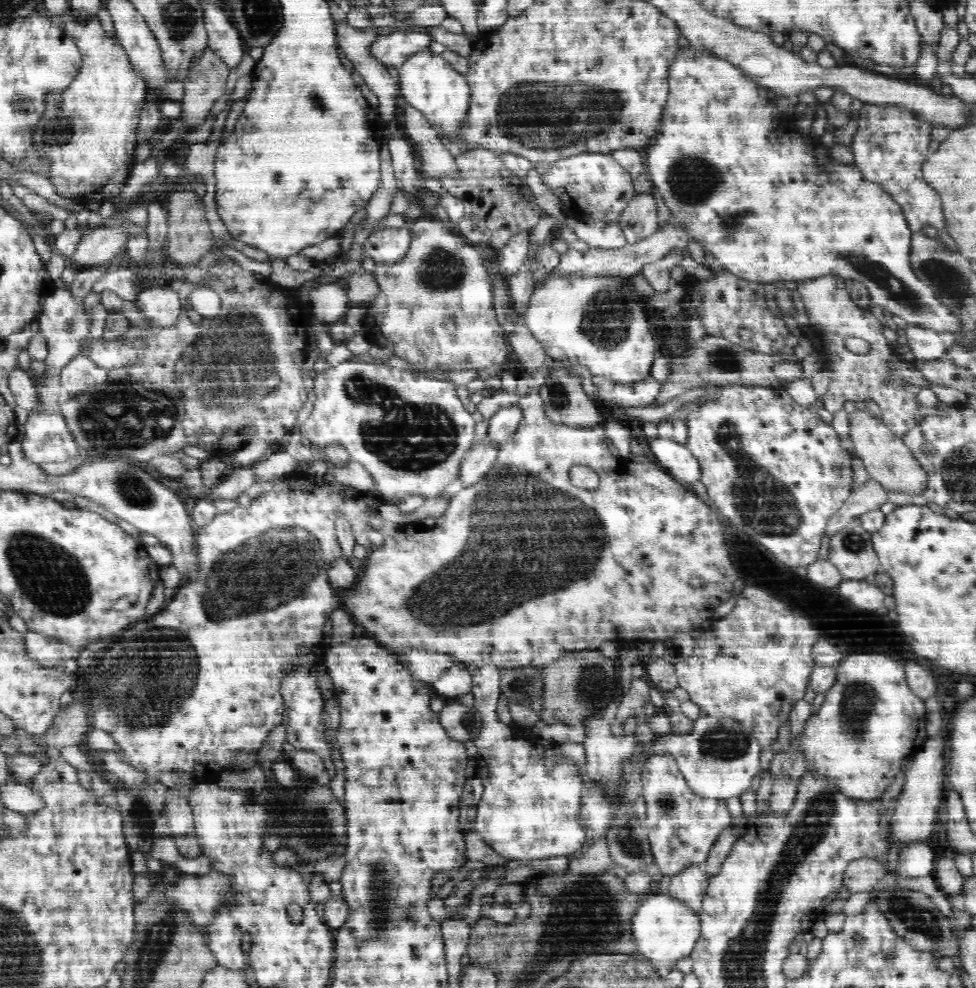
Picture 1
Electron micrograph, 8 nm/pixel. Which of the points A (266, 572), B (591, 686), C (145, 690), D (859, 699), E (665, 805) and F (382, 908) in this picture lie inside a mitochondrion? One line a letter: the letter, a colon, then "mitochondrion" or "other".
A: mitochondrion
B: mitochondrion
C: mitochondrion
D: mitochondrion
E: mitochondrion
F: mitochondrion

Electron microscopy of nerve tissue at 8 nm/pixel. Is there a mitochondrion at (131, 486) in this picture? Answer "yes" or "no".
yes

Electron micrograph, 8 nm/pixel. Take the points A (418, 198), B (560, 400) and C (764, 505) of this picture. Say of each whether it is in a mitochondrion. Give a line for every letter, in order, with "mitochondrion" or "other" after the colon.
A: other
B: mitochondrion
C: mitochondrion

